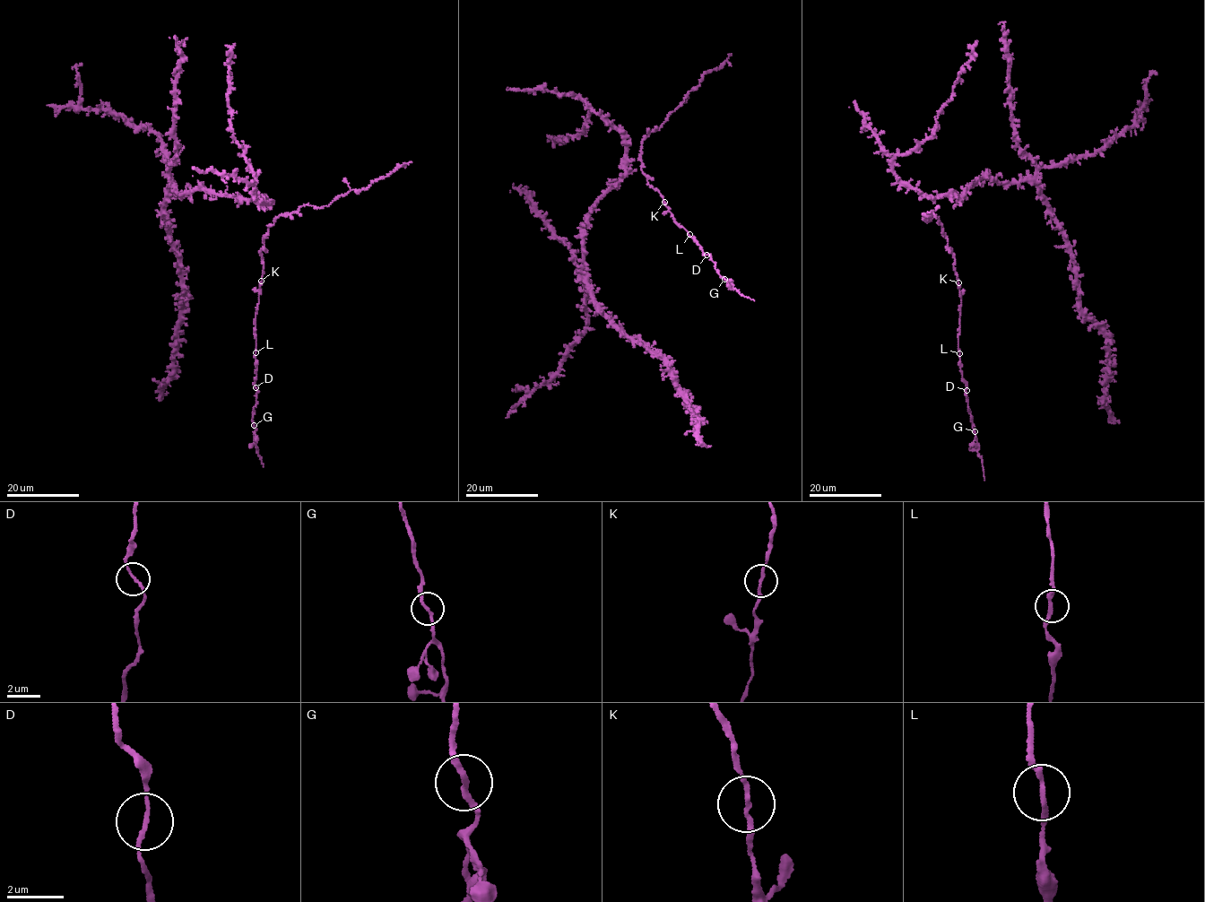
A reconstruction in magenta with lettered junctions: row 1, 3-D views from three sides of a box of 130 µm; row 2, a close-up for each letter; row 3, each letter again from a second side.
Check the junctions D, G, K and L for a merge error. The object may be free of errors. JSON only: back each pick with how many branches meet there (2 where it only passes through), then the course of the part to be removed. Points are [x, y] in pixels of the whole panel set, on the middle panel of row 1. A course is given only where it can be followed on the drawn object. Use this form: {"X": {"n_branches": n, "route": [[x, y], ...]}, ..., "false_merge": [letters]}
{"false_merge": []}

